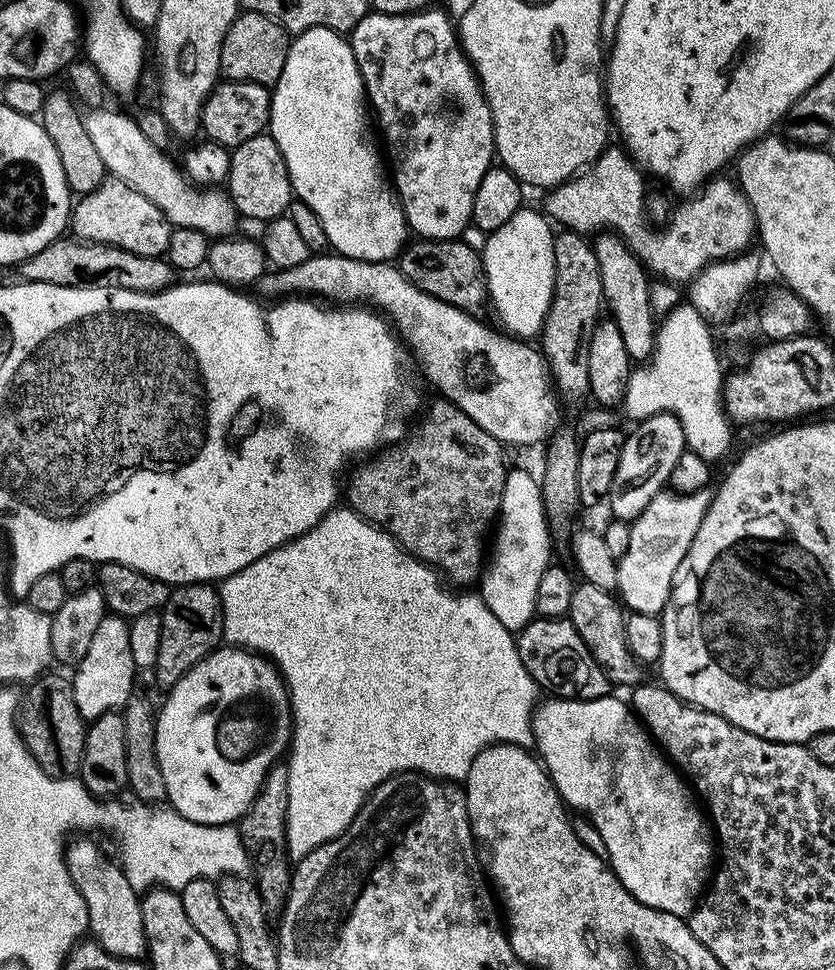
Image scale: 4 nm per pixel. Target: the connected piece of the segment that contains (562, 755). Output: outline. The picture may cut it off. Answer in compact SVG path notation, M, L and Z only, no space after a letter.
M609 694L593 700L562 700L548 698L548 701L537 703L532 714L532 736L534 748L542 761L548 777L556 788L556 793L569 809L575 810L579 815L585 816L593 826L602 834L602 842L606 842L607 863L622 882L622 886L638 902L663 912L669 912L681 918L687 917L696 907L706 888L706 881L714 868L714 832L694 795L693 789L686 783L685 777L670 763L667 755L658 747L655 740L648 734L647 728L640 723L635 712L627 703L615 700L615 695Z

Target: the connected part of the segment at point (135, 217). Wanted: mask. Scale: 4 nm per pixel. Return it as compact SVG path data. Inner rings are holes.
M106 178L94 190L79 197L70 213L70 232L77 240L88 240L92 244L109 244L122 250L130 250L143 256L163 257L168 250L173 225L150 202L150 198L138 194L126 182Z

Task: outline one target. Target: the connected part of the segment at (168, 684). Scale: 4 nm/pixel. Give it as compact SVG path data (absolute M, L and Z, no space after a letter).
M211 583L182 584L173 587L168 593L168 601L159 613L160 641L156 644L156 684L163 690L170 690L200 660L221 647L224 640L224 615L219 591Z

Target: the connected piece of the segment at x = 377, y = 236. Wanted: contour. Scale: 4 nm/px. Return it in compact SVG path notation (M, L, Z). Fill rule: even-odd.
M311 28L289 43L282 78L278 78L272 92L270 134L278 142L278 150L282 150L282 158L286 158L293 193L318 214L328 243L337 253L352 259L389 262L399 257L410 236L408 219L386 171L354 50L341 33L333 28Z

